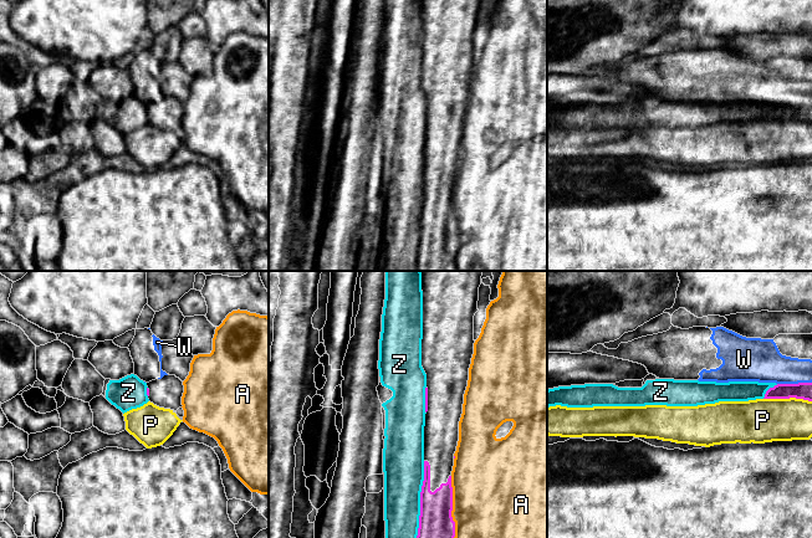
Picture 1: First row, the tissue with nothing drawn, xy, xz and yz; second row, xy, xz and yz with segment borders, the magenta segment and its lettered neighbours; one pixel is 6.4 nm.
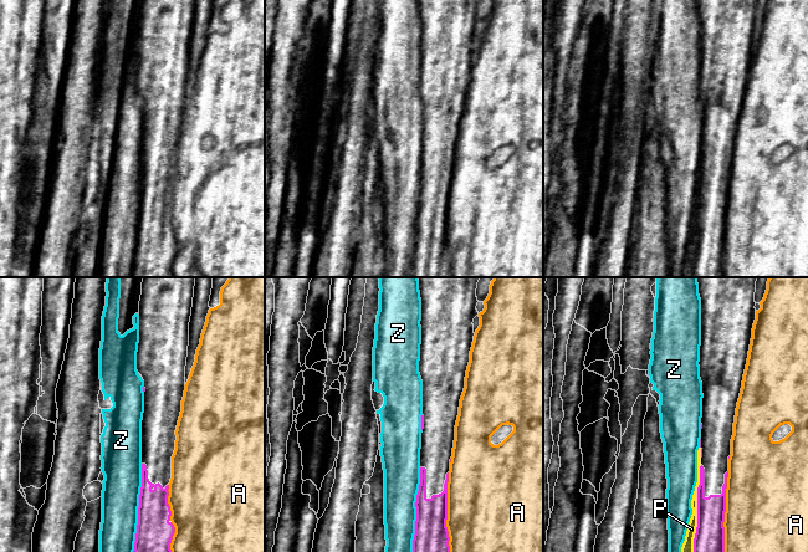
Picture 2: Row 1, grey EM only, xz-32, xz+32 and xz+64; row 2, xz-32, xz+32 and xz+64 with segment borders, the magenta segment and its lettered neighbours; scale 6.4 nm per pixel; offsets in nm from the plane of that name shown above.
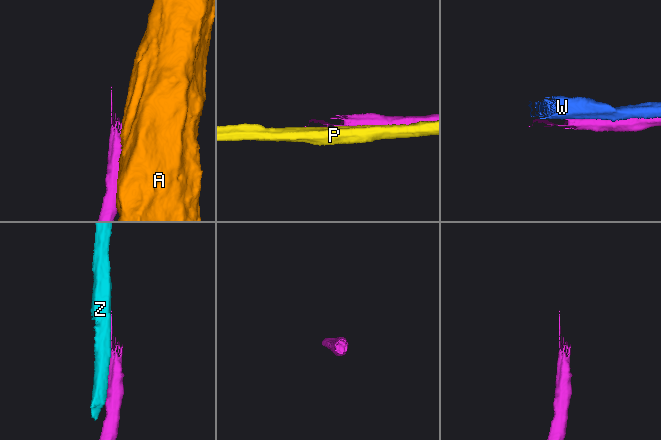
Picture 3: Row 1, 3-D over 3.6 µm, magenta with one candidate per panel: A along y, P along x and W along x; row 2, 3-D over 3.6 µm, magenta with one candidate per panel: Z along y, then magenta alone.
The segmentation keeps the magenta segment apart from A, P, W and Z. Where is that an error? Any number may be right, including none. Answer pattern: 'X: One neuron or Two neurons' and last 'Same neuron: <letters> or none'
A: Two neurons
P: Two neurons
W: Two neurons
Z: Two neurons
Same neuron: none

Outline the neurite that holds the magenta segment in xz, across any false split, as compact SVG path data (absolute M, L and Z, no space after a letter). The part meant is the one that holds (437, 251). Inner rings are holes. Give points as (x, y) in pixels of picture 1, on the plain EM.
M422 0L422 88L427 96L424 203L417 271L456 271L451 193L459 163L459 143L474 76L474 37L479 32L481 0Z

